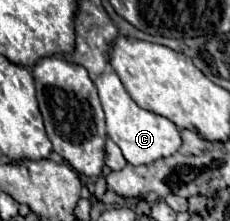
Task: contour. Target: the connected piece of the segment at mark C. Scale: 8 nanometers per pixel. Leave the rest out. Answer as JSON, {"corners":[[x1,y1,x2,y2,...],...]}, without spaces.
{"corners":[[101,74,95,80,95,86,99,90,99,98,101,98,101,106,105,110,105,122,107,122,107,136,121,148,125,160,133,166,149,166,151,162,159,160,159,158,167,158,171,154,177,152,177,148,183,144,181,140,181,132,179,128,153,112,147,112,143,108,139,108,133,98,127,94,125,86,121,84,117,74]]}

